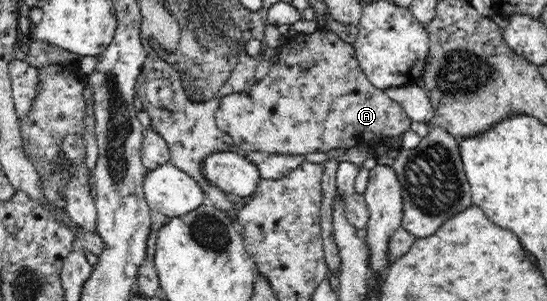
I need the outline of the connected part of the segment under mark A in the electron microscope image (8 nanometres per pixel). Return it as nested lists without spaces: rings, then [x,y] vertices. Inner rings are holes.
[[[326,28],[312,34],[298,36],[298,42],[283,45],[280,59],[269,73],[256,81],[247,91],[224,96],[217,107],[216,124],[234,139],[234,147],[244,153],[269,152],[302,154],[328,152],[332,148],[376,147],[383,136],[400,138],[410,129],[411,120],[403,108],[386,91],[376,88],[359,66],[354,46],[345,43]]]

